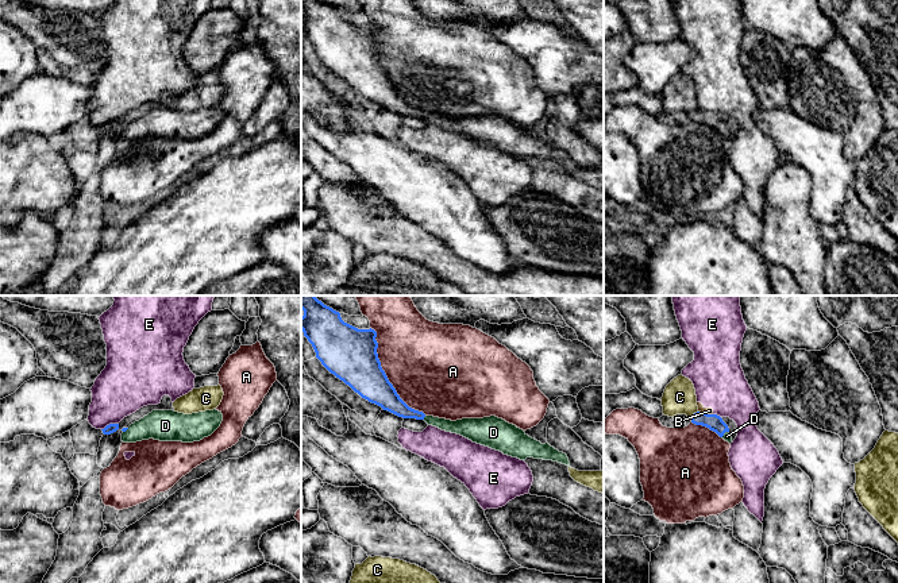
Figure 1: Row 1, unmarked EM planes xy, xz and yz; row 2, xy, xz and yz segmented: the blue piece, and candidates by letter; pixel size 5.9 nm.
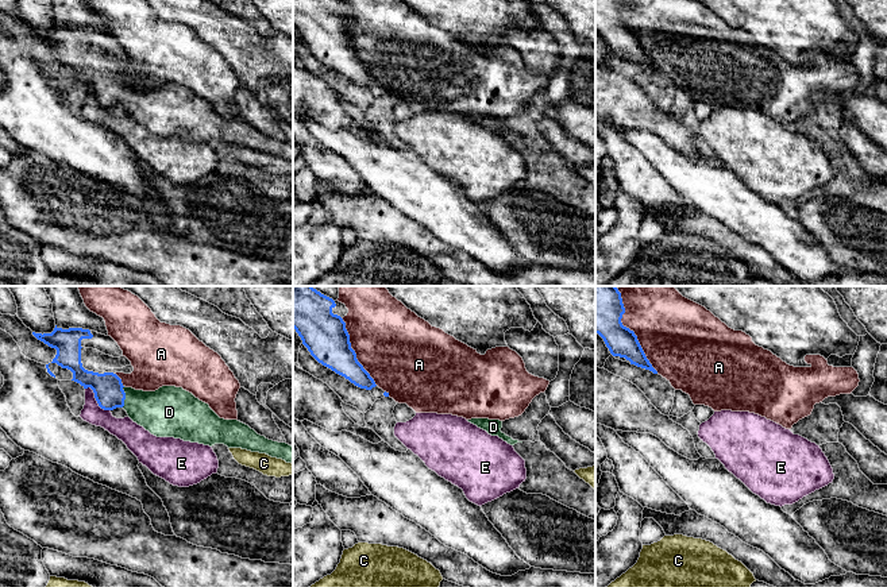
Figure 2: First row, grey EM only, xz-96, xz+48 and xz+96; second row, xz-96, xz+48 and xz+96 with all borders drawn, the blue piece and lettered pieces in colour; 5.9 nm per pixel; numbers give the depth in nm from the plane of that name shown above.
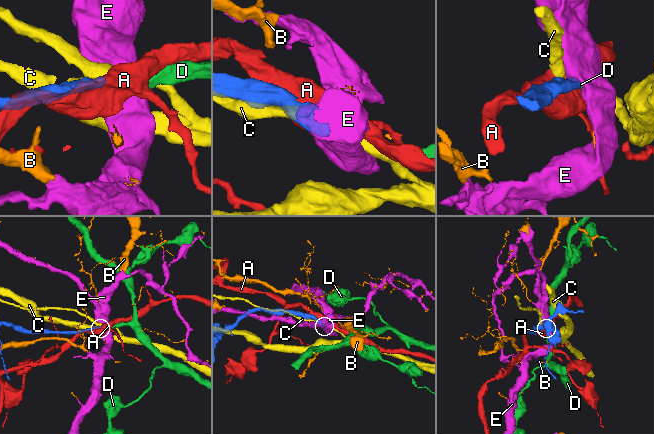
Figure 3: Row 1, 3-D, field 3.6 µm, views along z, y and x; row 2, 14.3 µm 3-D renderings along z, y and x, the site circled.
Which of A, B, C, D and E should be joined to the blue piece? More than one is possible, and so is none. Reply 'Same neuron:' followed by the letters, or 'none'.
Same neuron: D

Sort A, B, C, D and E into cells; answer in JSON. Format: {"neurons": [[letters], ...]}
{"neurons": [["A"], ["B", "E"], ["C"], ["D"]]}

